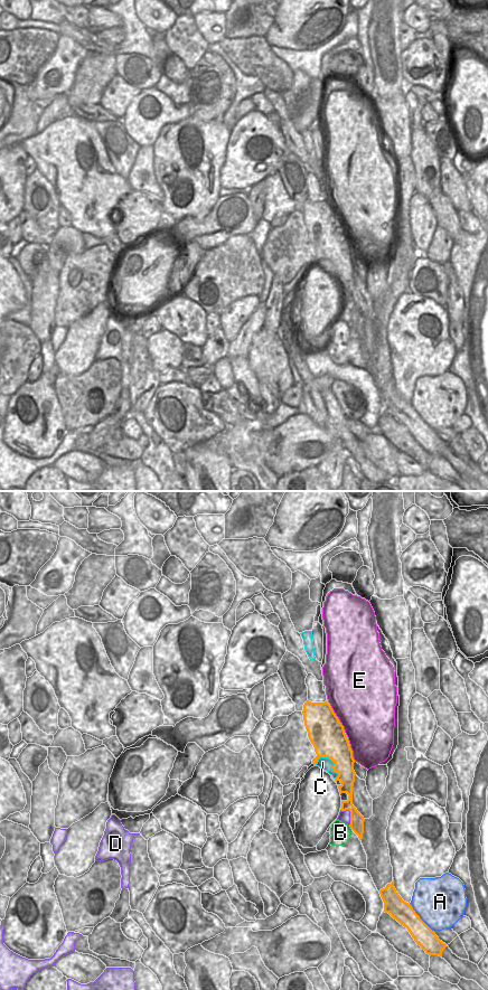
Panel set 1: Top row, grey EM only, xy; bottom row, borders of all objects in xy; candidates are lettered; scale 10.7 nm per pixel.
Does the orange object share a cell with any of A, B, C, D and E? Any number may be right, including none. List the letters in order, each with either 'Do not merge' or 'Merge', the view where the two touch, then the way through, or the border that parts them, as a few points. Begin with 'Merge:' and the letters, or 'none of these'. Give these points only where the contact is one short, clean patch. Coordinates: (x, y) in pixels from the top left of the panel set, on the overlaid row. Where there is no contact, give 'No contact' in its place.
Merge: none of these
A: Do not merge. Touches orange in xy. Boundary: xy (410, 903), (414, 912), (434, 932)
B: Do not merge. Touches orange in xy. Boundary: xy (348, 826), (352, 829)
C: Do not merge. Touches orange in xy
D: Do not merge. Touches orange in xy
E: Do not merge. Touches orange in xy.

